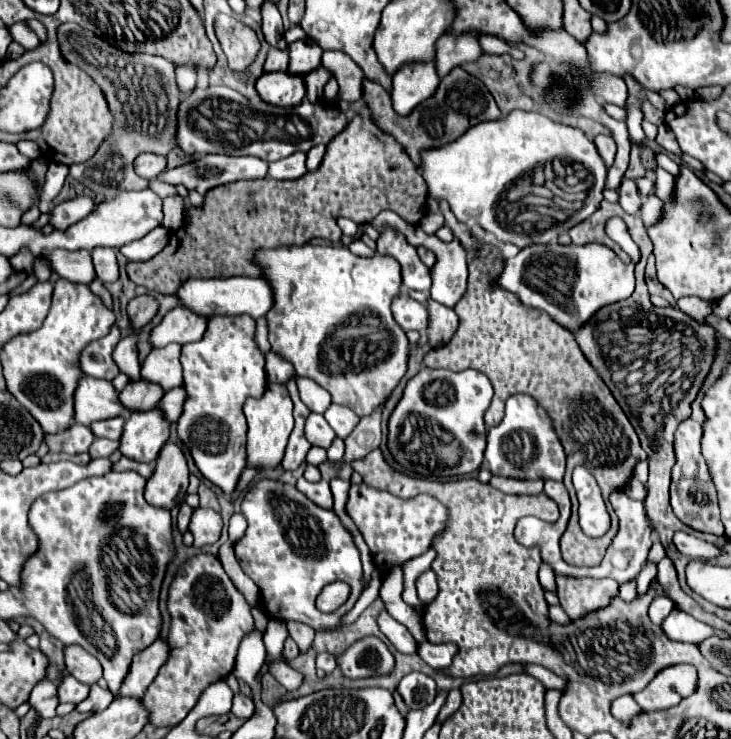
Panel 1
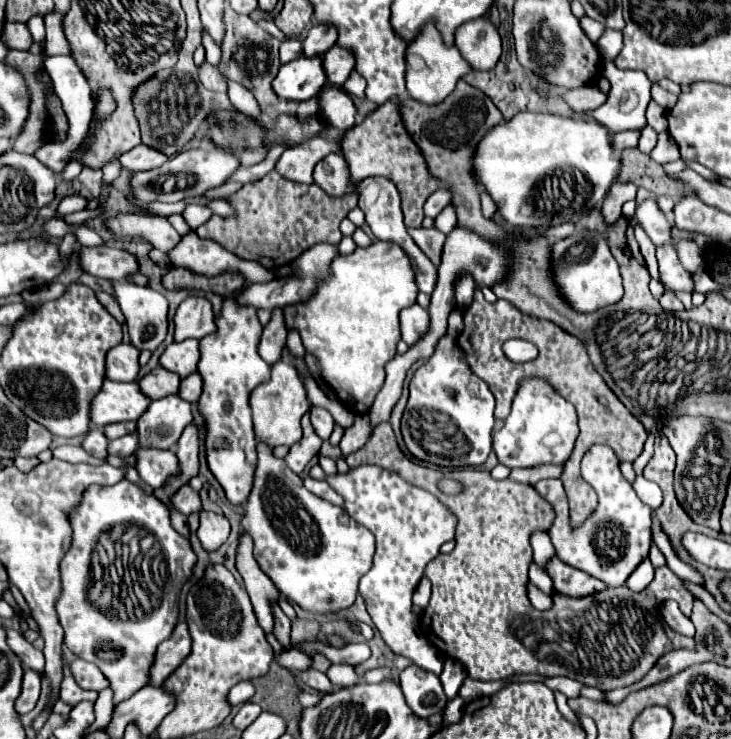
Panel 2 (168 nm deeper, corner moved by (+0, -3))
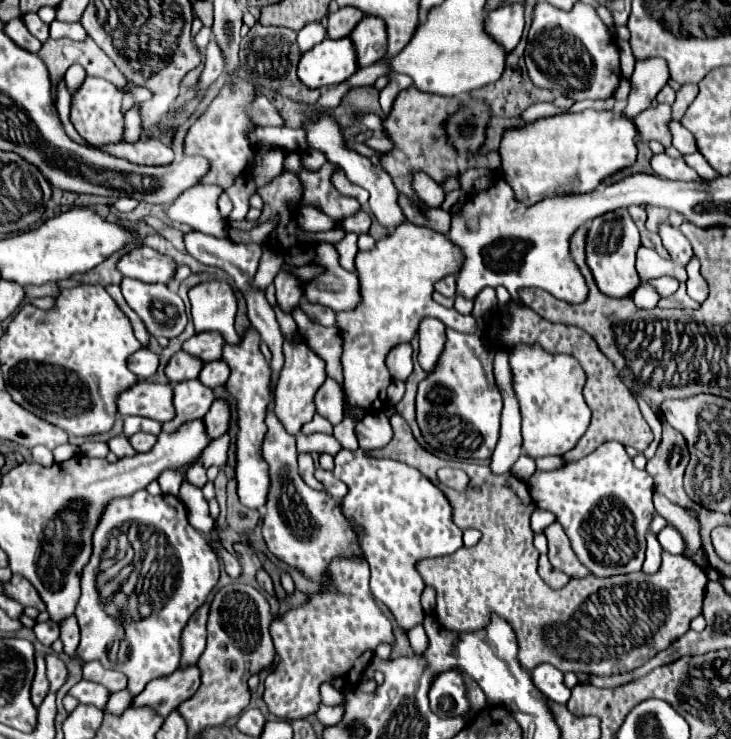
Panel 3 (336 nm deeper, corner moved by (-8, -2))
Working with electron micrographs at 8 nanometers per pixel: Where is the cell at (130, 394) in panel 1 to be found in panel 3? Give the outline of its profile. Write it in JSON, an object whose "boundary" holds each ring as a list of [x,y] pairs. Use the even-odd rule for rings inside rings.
{"boundary":[[[175,352],[165,368],[165,374],[171,382],[179,382],[179,380],[191,380],[197,378],[199,372],[203,368],[203,360],[199,360],[197,356],[191,356],[189,352]]]}

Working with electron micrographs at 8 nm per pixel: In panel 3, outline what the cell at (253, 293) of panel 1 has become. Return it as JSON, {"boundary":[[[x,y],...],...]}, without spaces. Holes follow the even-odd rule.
{"boundary":[[[323,242],[317,246],[317,264],[323,264],[327,268],[325,274],[317,276],[315,280],[307,282],[305,286],[305,298],[309,302],[325,304],[333,308],[335,312],[351,310],[361,304],[359,296],[359,278],[353,272],[347,272],[337,262],[337,250]]]}

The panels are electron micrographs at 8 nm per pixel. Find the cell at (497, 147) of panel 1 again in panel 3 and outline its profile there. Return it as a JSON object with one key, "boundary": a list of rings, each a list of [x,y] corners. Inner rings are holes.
{"boundary":[[[583,110],[579,114],[561,114],[541,118],[523,128],[511,128],[501,140],[501,168],[517,200],[533,206],[547,196],[569,192],[591,192],[603,178],[631,166],[637,156],[637,126],[623,112]]]}

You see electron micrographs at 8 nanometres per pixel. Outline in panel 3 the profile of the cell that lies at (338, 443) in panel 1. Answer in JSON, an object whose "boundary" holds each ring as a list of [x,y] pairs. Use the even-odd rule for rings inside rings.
{"boundary":[[[383,410],[379,412],[369,412],[355,428],[357,438],[359,438],[359,446],[363,450],[377,450],[383,448],[391,442],[393,430],[389,424],[389,418],[385,416]]]}

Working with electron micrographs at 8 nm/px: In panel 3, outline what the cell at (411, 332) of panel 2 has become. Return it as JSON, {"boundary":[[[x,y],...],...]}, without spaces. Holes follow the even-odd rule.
{"boundary":[[[423,318],[419,324],[419,366],[425,372],[433,372],[439,354],[445,348],[445,324],[437,318]]]}

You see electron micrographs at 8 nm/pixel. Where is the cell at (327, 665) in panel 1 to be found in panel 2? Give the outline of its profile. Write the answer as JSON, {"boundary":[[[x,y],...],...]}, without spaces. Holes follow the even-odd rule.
{"boundary":[[[331,665],[331,667],[327,669],[327,677],[329,677],[331,683],[337,685],[337,687],[347,687],[347,685],[353,685],[353,683],[359,681],[351,665]]]}

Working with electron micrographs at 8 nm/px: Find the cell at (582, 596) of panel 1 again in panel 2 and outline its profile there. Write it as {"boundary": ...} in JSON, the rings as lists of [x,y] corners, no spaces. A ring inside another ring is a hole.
{"boundary":[[[553,557],[547,565],[547,573],[553,579],[555,591],[563,593],[567,597],[587,597],[591,593],[599,593],[603,591],[607,585],[603,585],[603,581],[573,569],[569,565],[563,565],[557,557]]]}

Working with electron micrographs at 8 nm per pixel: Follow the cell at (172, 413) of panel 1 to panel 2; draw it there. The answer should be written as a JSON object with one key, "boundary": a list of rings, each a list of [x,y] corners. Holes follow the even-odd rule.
{"boundary":[[[191,373],[189,377],[185,377],[183,381],[181,381],[181,385],[179,385],[179,397],[183,397],[185,401],[191,401],[191,403],[195,403],[197,399],[199,399],[199,395],[201,395],[201,377],[199,377],[199,373]]]}

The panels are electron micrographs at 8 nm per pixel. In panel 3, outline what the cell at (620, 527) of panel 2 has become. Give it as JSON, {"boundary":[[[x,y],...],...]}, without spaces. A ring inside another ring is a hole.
{"boundary":[[[607,442],[607,444],[601,444],[589,456],[585,456],[583,460],[567,462],[561,468],[549,470],[549,472],[537,470],[529,478],[527,488],[529,488],[529,494],[539,508],[551,510],[557,516],[565,534],[571,540],[571,548],[573,548],[575,556],[579,558],[581,564],[585,564],[589,568],[591,574],[605,578],[605,576],[637,572],[643,566],[645,534],[647,534],[651,518],[655,514],[653,500],[651,500],[653,480],[645,470],[637,470],[633,466],[633,460],[625,452],[623,444]]]}

